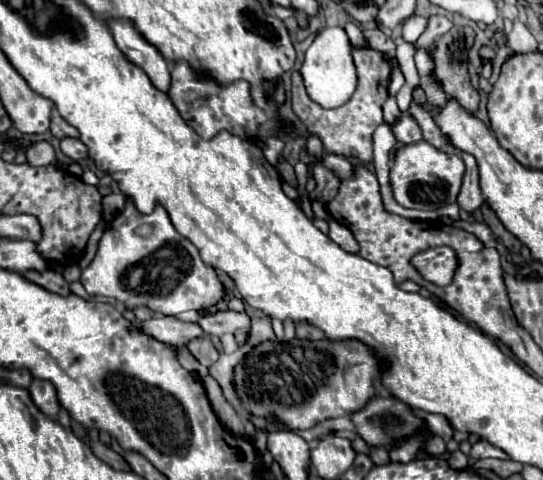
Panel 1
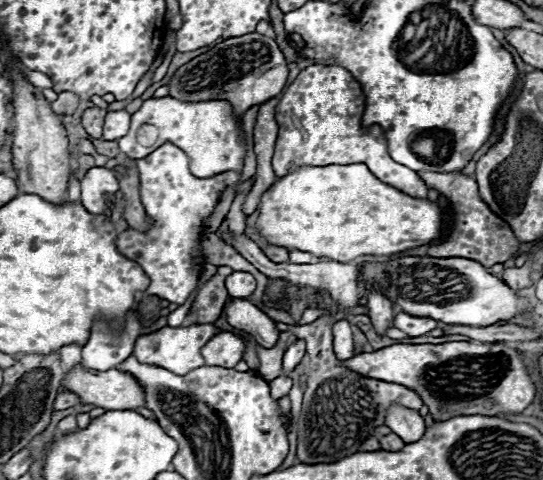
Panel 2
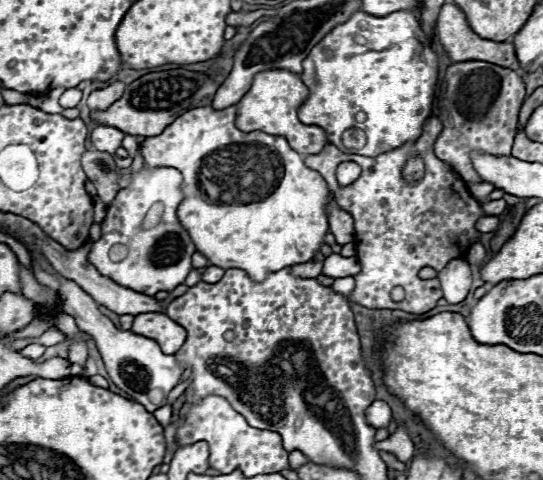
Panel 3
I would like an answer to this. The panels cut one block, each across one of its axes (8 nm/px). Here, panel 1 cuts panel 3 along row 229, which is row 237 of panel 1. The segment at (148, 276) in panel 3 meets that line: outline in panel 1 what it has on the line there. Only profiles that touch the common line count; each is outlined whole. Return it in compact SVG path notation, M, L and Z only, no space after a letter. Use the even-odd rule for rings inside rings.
M130 202L120 216L110 222L108 230L98 242L96 258L82 272L80 282L92 296L116 298L128 308L146 306L166 316L178 316L186 310L208 310L226 294L216 270L206 266L194 244L174 230L162 206L156 206L156 210L146 216L140 214ZM146 222L156 226L150 238L136 234L136 228Z

